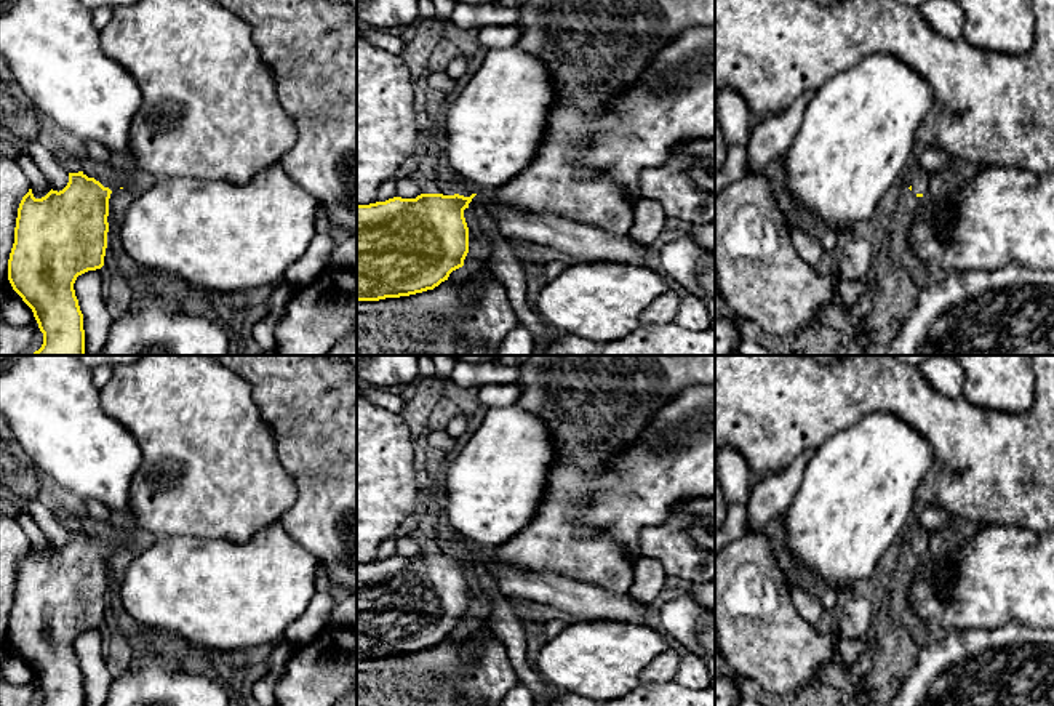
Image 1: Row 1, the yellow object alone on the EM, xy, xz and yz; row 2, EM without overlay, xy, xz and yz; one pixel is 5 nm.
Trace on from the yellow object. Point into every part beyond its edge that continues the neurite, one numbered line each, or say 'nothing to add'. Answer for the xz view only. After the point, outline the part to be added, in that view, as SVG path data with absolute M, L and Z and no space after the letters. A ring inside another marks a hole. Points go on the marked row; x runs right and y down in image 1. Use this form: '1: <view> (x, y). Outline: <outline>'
nothing to add

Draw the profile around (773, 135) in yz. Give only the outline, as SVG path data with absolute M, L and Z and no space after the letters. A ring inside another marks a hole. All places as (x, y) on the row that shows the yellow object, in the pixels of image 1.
M814 93L800 94L787 110L763 117L761 122L753 126L747 144L749 173L761 173L768 163L789 149L812 96Z

